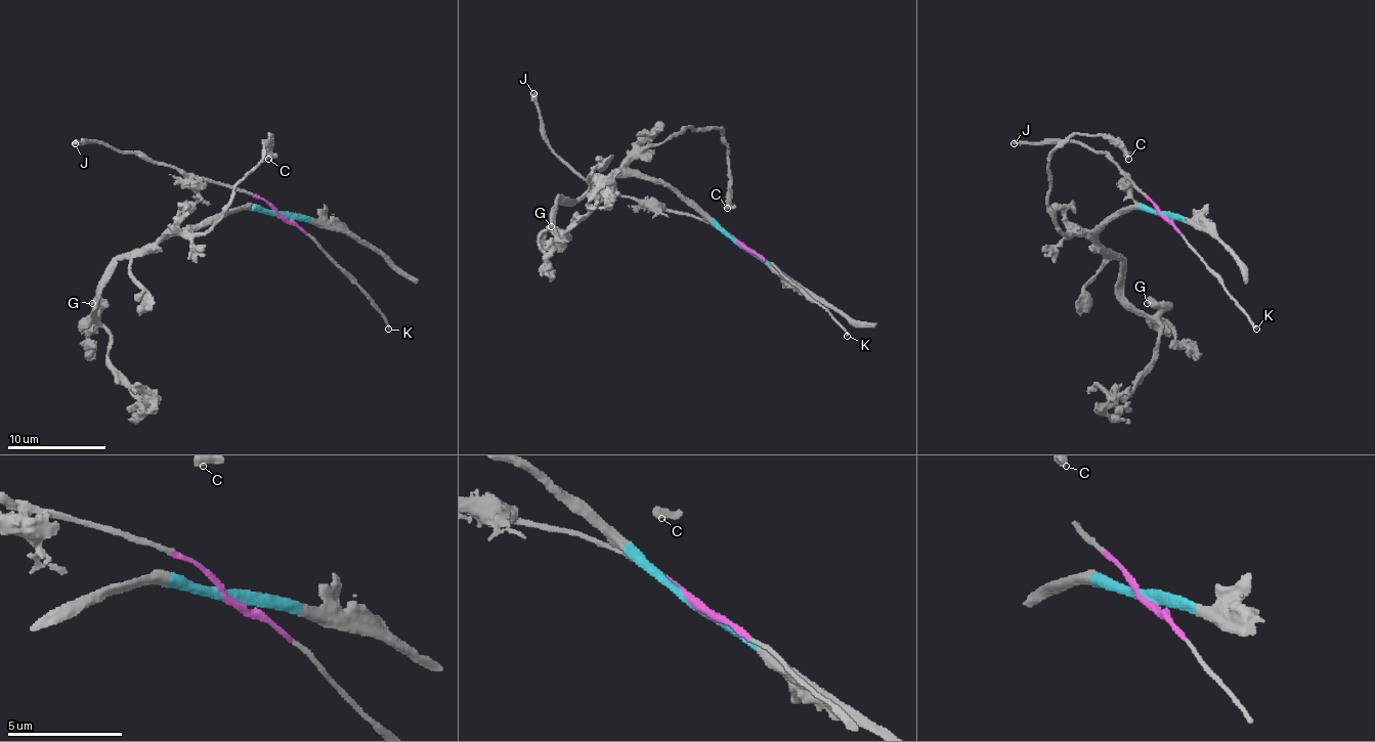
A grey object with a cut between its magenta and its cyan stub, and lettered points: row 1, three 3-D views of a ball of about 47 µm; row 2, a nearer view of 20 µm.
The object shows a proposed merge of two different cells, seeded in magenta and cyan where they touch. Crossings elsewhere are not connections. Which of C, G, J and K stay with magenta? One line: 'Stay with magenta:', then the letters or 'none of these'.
Stay with magenta: J, K

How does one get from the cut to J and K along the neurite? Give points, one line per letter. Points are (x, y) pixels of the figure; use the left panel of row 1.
J: (280, 216), (262, 199), (241, 188), (185, 179), (171, 166), (92, 141), (75, 144)
K: (280, 216), (297, 225), (356, 285), (389, 330)

